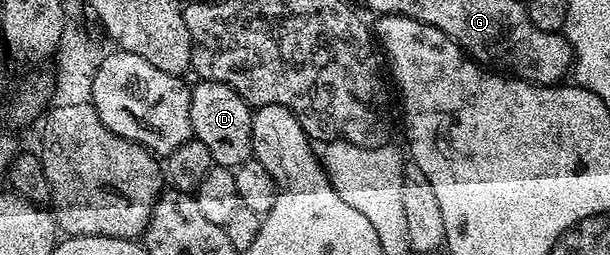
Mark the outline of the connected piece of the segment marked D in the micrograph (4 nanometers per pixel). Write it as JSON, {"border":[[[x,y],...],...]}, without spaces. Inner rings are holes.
{"border":[[[198,79],[191,88],[191,126],[193,136],[207,146],[214,165],[219,168],[231,168],[236,170],[243,162],[247,162],[253,156],[253,139],[251,138],[251,126],[253,125],[254,109],[231,86],[223,82]]]}

